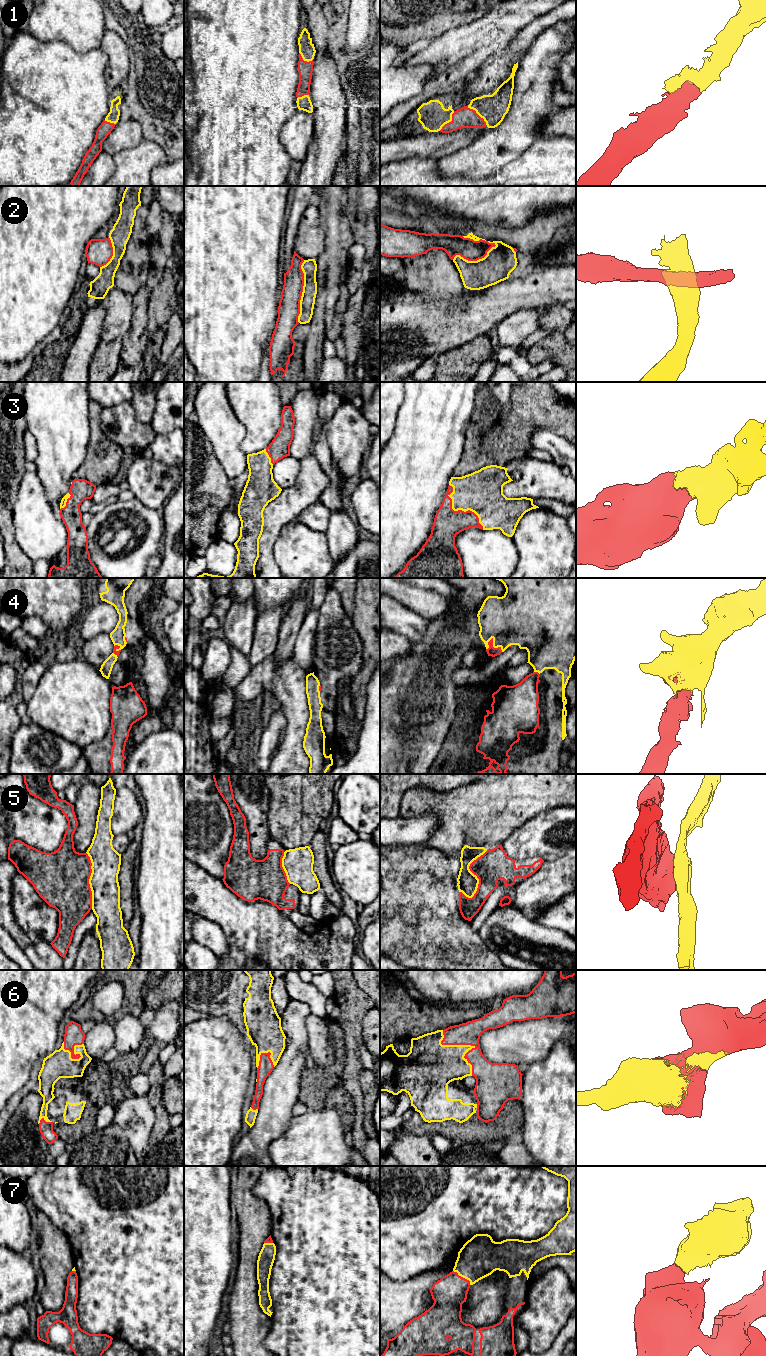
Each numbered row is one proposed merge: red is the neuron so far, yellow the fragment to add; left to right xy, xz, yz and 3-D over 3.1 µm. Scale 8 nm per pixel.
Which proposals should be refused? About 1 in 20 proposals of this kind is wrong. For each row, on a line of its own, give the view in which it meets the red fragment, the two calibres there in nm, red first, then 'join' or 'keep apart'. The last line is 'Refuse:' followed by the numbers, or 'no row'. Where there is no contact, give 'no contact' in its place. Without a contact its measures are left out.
1: contact in yz; calibres 160 and 220 nm; join
2: contact in xz; calibres 180 and 130 nm; keep apart
3: contact in yz; calibres 220 and 340 nm; join
4: contact in yz; calibres 80 and 400 nm; join
5: contact in yz; calibres 240 and 160 nm; keep apart
6: contact in yz; calibres 180 and 320 nm; join
7: contact in yz; calibres 280 and 320 nm; join
Refuse: 2, 5

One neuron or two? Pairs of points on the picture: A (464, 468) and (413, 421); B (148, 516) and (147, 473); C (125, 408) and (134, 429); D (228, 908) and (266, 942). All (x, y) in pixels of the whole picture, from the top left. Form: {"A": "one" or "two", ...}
{"A": "two", "B": "two", "C": "one", "D": "one"}

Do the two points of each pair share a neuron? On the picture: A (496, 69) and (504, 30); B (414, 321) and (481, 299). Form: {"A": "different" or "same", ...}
{"A": "different", "B": "same"}

